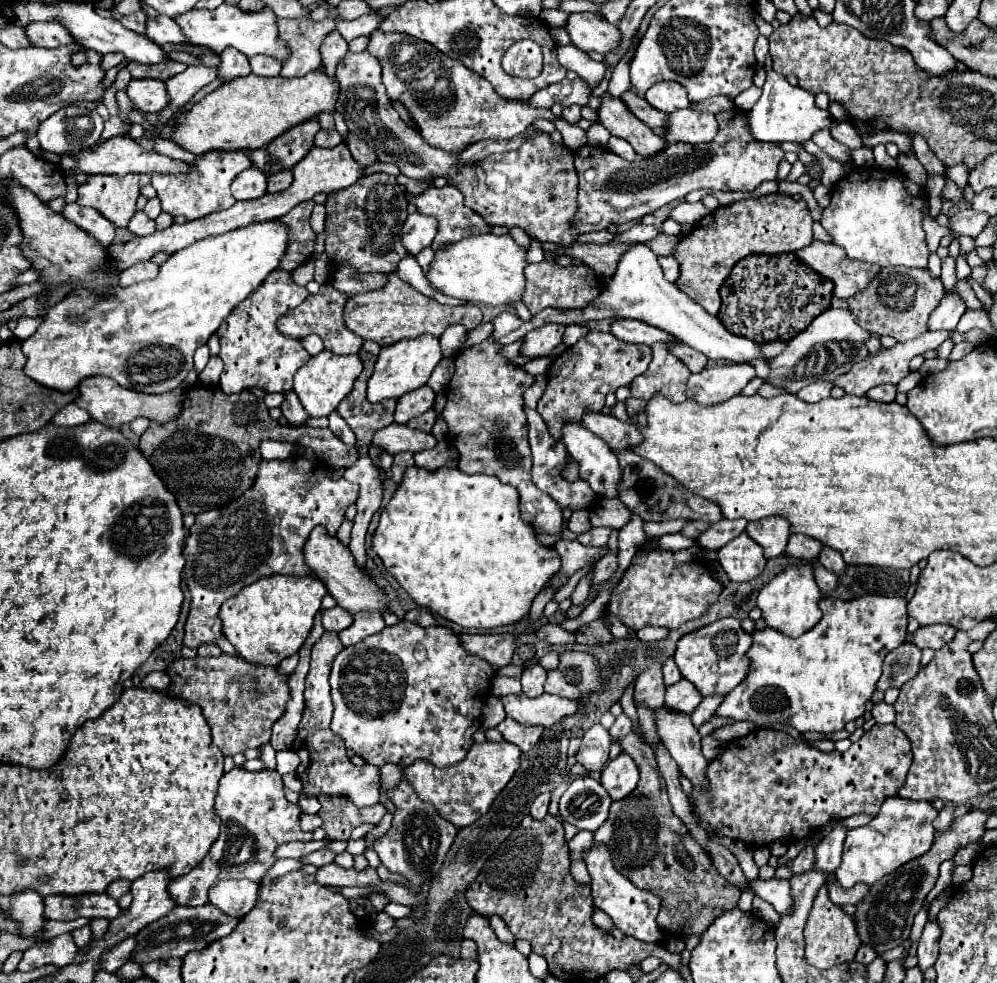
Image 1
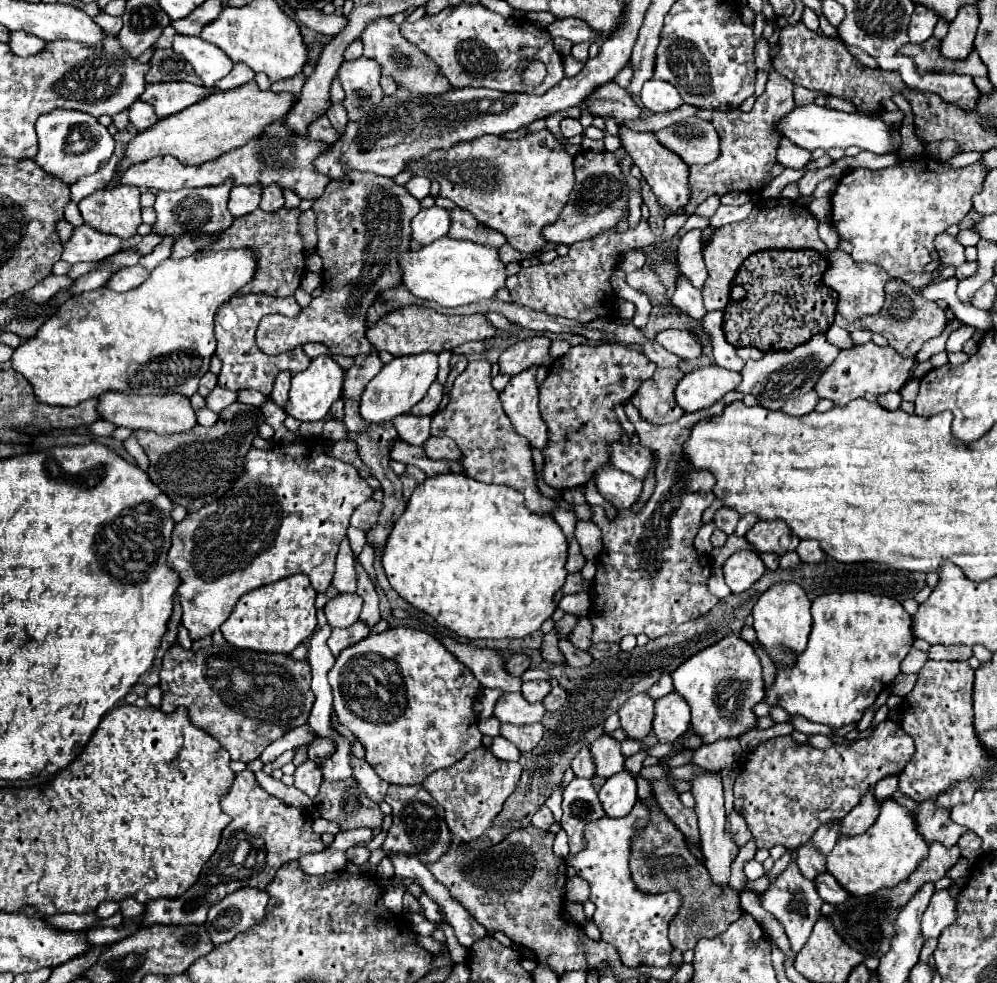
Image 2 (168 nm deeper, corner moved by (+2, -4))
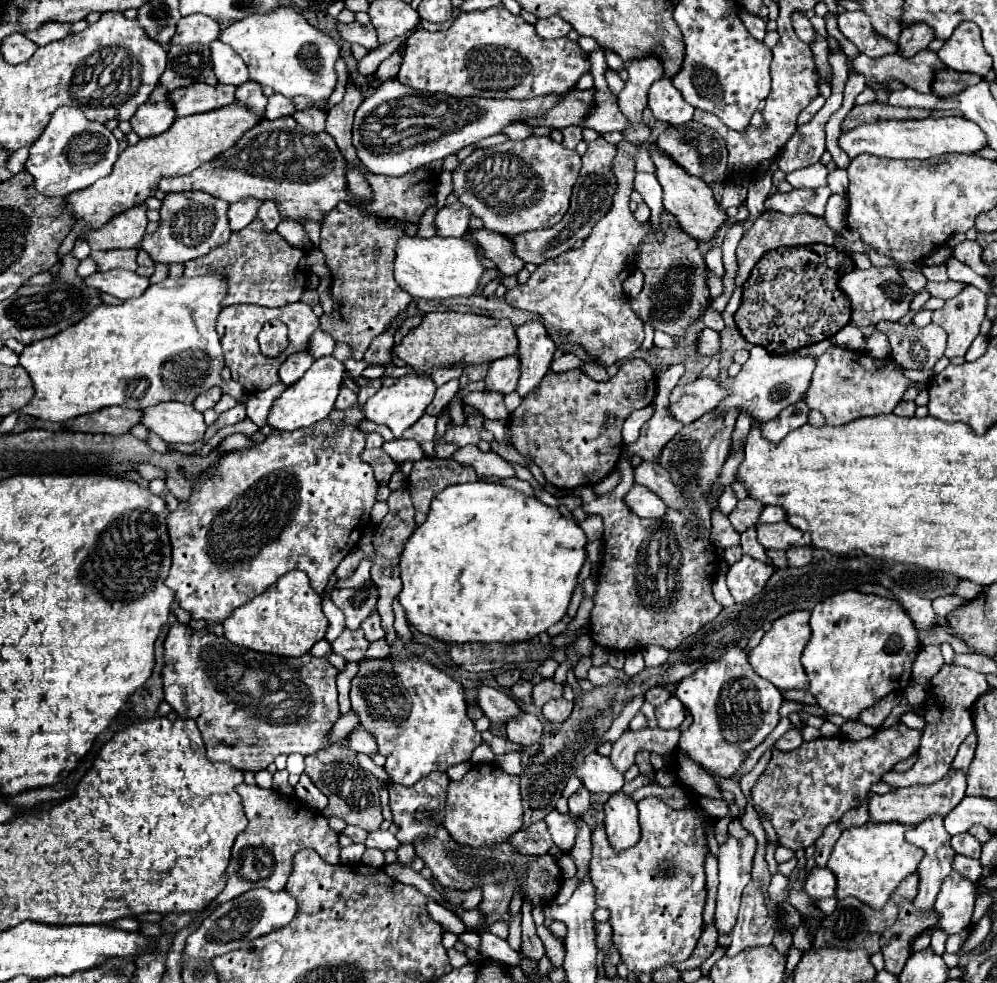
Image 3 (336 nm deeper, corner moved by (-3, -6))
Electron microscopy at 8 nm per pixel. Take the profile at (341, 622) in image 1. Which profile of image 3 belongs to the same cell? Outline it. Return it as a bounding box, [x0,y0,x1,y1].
[332,586,378,630]

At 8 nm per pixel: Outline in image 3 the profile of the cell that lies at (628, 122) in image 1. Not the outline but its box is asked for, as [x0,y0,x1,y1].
[650,146,726,242]

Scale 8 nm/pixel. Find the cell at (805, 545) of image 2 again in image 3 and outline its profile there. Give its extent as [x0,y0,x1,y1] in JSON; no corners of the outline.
[786,546,812,566]

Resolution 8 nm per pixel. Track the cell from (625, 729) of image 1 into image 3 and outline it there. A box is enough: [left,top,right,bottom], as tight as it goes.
[576,752,624,794]

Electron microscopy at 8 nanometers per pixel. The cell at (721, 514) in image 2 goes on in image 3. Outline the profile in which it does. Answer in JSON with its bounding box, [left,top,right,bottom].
[728,498,764,532]

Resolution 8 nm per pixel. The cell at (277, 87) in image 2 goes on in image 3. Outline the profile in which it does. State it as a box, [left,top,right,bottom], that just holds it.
[266,94,294,118]

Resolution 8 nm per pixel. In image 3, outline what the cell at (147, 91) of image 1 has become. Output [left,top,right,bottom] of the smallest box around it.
[170,84,236,116]

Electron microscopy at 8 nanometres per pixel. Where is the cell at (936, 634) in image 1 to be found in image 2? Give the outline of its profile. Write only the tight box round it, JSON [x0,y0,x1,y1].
[927,646,971,660]

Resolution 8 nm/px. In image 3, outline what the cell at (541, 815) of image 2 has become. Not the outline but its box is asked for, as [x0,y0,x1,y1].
[544,810,576,850]

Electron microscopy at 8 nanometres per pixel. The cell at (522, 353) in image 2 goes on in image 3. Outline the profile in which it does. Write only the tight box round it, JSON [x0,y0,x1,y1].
[484,356,520,394]

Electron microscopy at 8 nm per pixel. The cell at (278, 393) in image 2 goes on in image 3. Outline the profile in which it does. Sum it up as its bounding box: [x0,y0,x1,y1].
[278,348,314,386]

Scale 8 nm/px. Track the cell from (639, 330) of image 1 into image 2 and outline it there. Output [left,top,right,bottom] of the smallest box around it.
[655,330,703,360]

